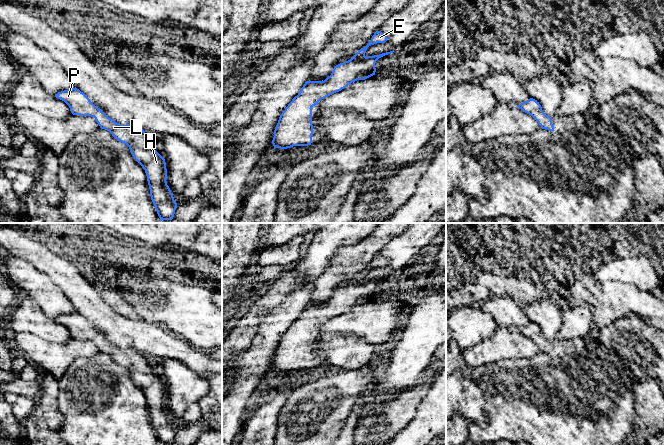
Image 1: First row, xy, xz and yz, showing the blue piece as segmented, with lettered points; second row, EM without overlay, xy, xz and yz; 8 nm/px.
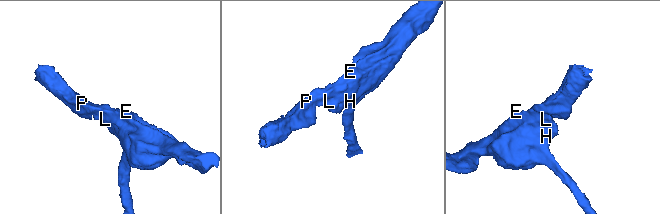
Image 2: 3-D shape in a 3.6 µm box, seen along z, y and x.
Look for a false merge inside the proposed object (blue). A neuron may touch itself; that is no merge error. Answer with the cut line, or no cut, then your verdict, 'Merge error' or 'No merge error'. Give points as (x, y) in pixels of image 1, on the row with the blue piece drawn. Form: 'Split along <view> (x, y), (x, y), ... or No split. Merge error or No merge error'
No split. No merge error

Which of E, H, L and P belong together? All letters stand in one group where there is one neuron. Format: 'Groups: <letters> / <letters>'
Groups: E H L P

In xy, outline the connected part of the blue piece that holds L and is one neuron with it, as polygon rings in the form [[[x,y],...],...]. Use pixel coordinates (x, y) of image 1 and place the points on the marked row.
[[[76,87],[58,92],[55,97],[64,101],[73,115],[94,117],[101,129],[109,131],[115,139],[129,147],[133,158],[145,170],[151,200],[160,221],[172,220],[177,203],[167,185],[165,159],[153,148],[153,141],[144,130],[113,121]]]

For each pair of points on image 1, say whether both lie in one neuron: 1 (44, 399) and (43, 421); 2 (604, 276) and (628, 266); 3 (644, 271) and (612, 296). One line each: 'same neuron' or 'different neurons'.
1: same neuron
2: same neuron
3: different neurons

